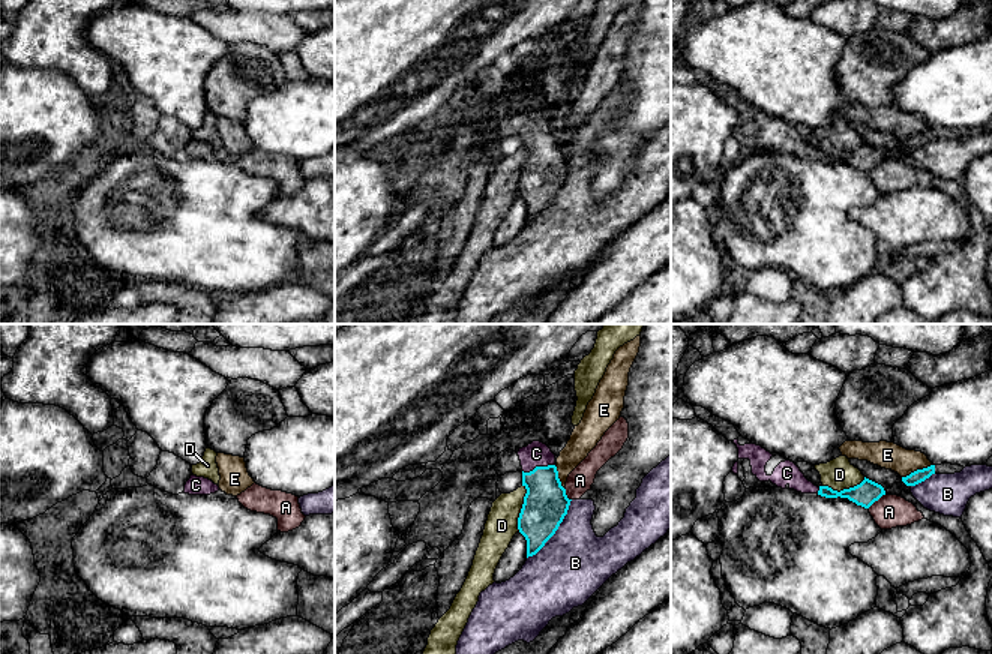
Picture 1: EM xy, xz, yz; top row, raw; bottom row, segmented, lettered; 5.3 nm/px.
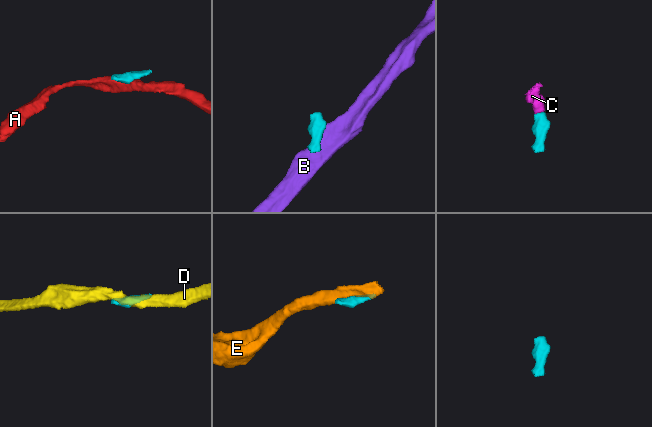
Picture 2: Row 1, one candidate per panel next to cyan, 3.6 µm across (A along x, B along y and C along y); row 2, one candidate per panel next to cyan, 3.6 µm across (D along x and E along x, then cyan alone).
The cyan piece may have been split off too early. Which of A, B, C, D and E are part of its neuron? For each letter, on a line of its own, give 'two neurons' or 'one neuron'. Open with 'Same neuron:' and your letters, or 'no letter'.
Same neuron: C
A: two neurons
B: two neurons
C: one neuron
D: two neurons
E: two neurons

